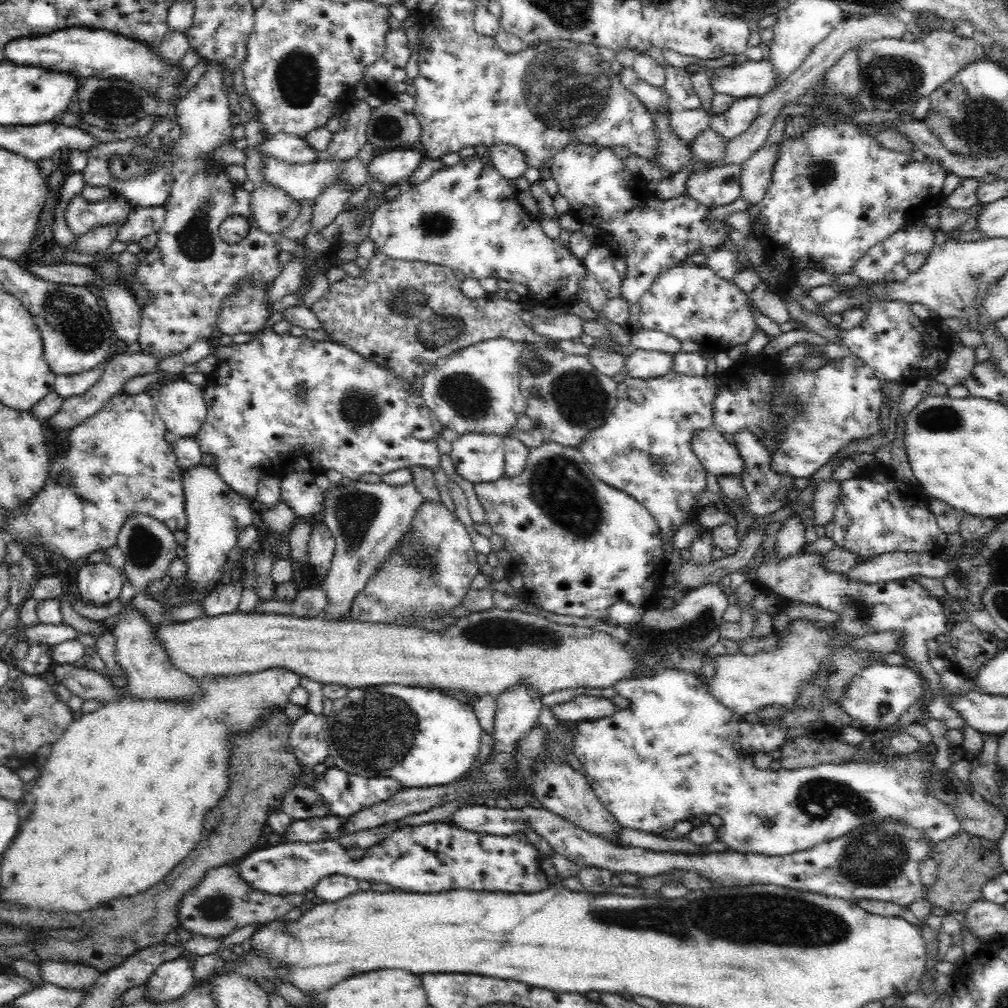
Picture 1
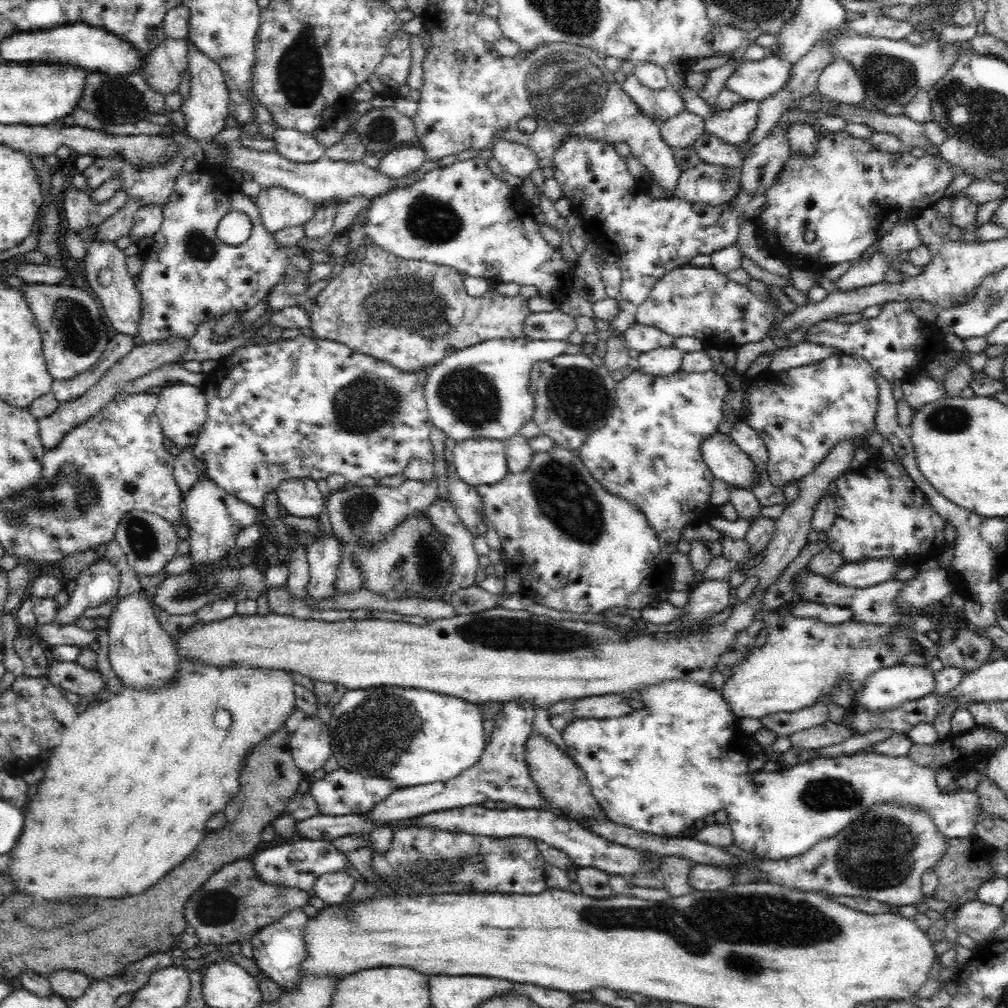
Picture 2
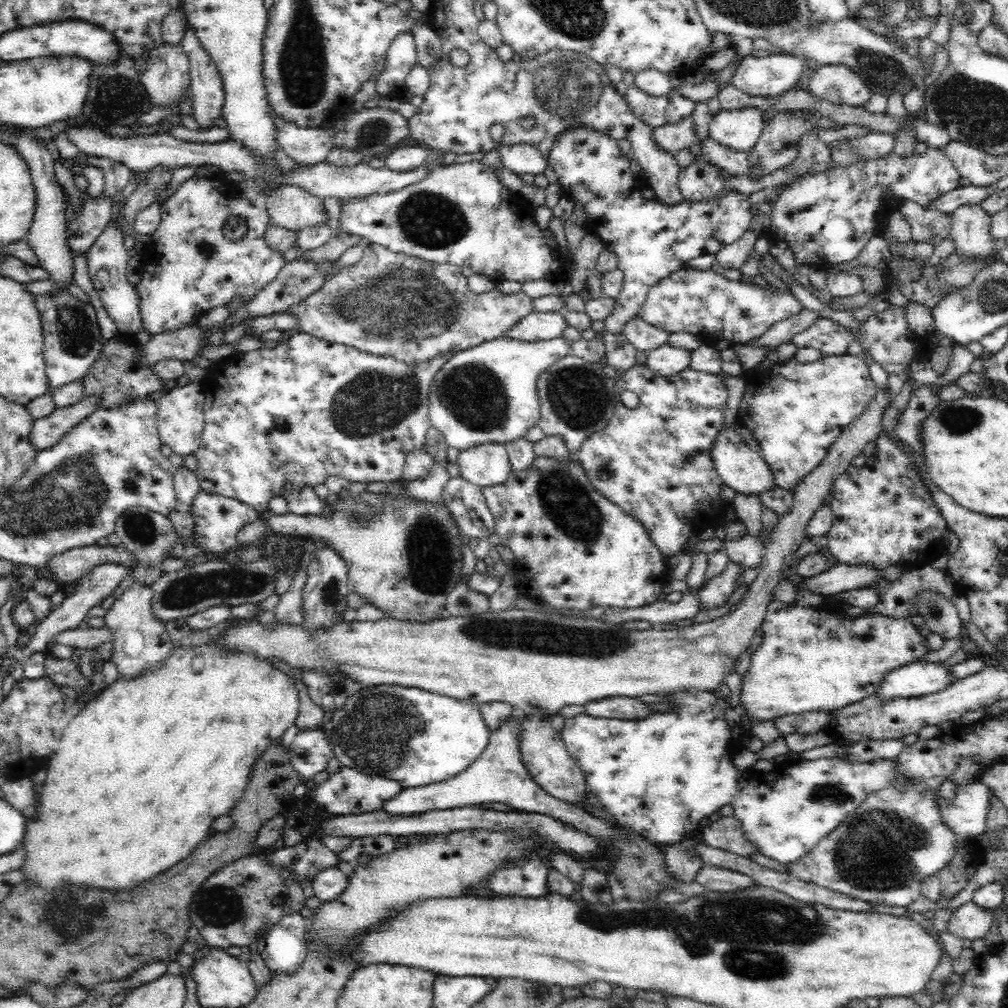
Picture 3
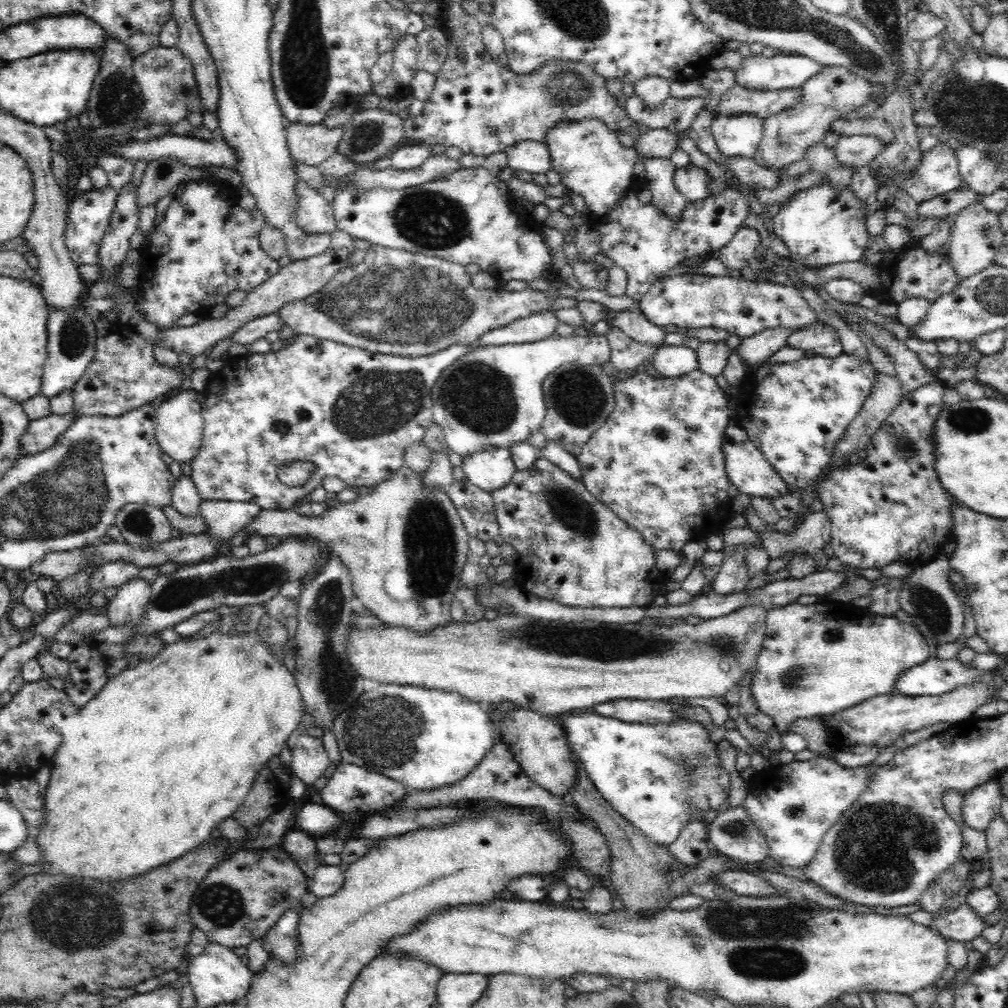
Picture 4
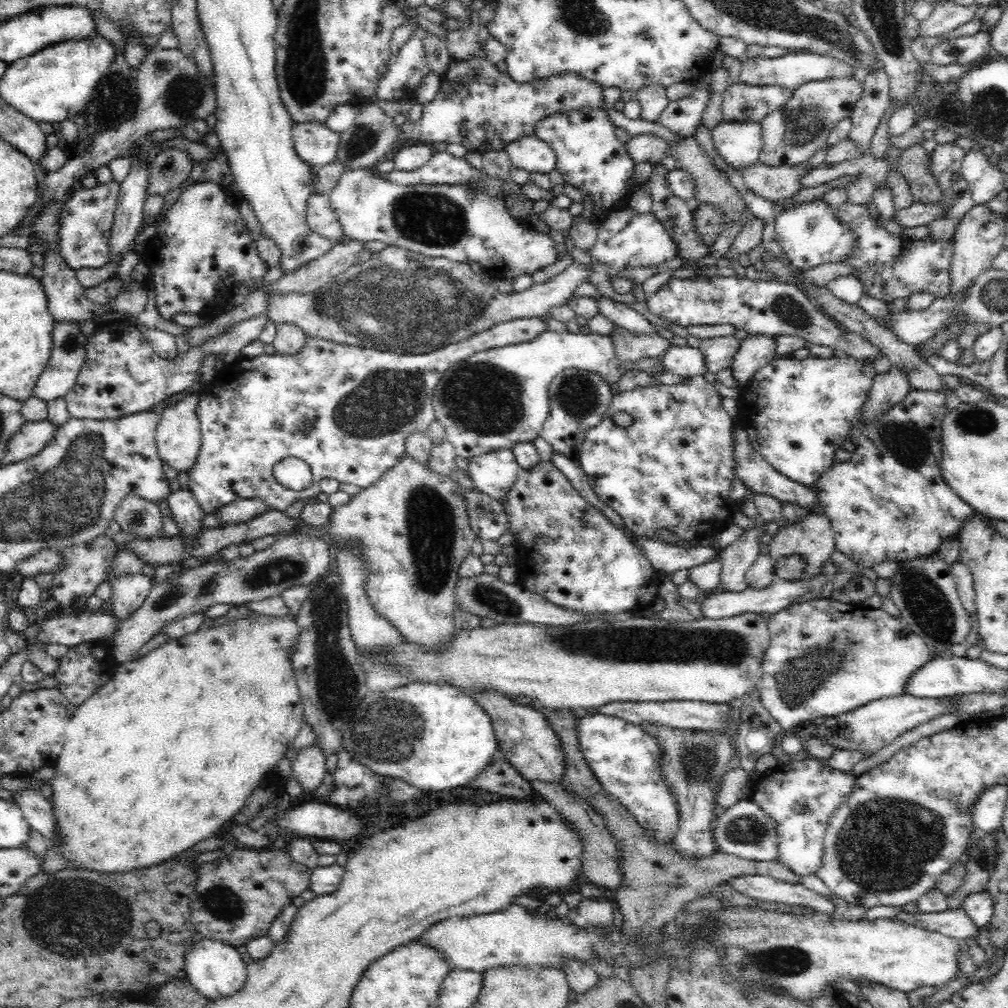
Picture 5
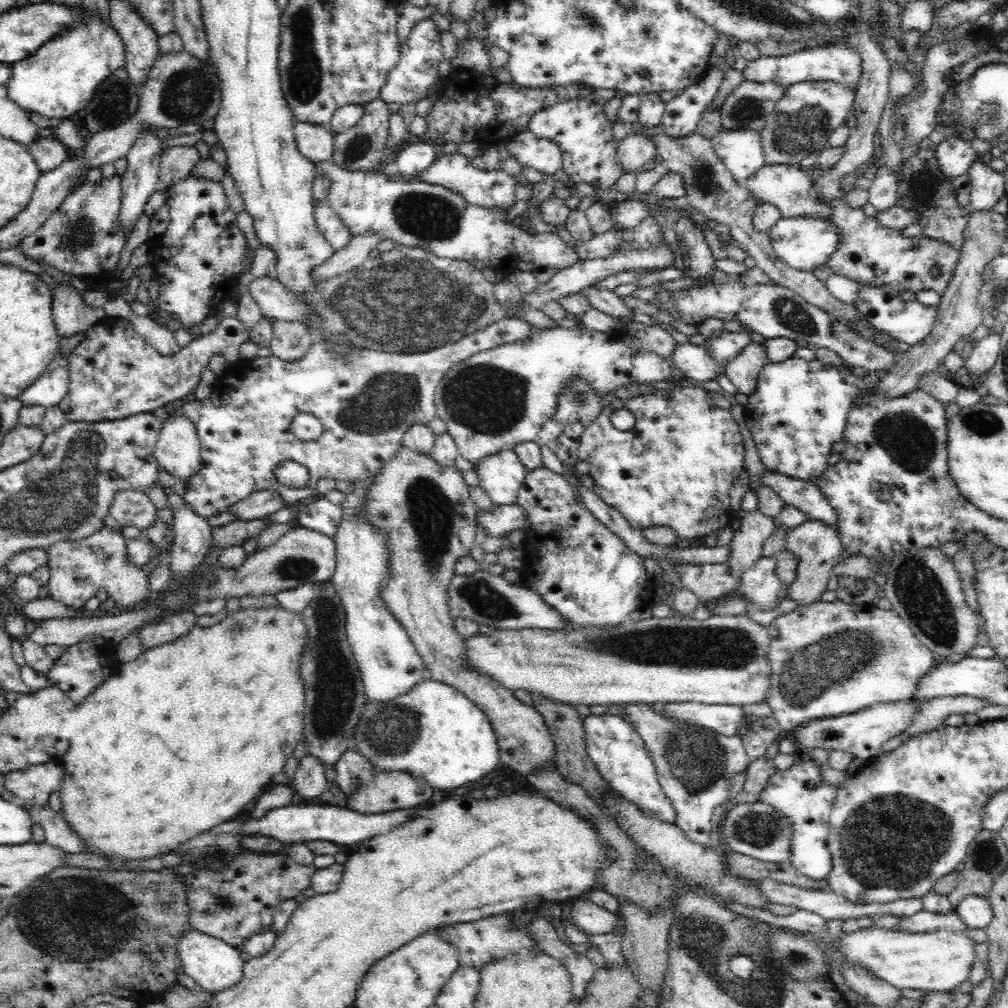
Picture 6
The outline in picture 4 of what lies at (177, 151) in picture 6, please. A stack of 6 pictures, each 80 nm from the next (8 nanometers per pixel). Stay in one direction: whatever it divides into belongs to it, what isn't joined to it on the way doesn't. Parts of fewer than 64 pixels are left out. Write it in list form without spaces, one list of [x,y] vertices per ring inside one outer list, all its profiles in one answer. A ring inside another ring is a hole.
[[[161,158],[149,162],[134,192],[138,210],[156,204],[180,180],[186,178],[185,182],[188,182],[190,178],[194,178],[194,174],[196,172],[192,172],[191,167],[182,165],[176,159]]]

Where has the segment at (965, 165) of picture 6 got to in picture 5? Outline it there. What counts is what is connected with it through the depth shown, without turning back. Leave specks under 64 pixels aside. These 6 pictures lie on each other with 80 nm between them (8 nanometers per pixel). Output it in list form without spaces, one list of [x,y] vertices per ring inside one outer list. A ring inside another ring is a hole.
[[[955,143],[938,144],[929,154],[928,169],[930,177],[936,179],[940,191],[949,193],[949,190],[962,179],[961,166],[965,150]]]

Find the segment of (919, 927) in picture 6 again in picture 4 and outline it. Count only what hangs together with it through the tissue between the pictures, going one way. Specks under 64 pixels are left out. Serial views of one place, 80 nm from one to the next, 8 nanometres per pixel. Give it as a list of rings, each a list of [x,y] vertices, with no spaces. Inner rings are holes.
[[[965,903],[944,916],[935,916],[931,929],[942,938],[964,943],[981,936],[982,931],[987,928],[985,921]]]

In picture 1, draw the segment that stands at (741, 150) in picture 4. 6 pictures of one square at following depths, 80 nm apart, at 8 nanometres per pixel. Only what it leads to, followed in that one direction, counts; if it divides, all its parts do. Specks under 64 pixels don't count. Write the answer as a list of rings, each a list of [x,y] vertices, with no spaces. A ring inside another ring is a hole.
[[[760,97],[738,98],[730,104],[728,110],[710,118],[709,128],[723,136],[727,141],[745,133],[758,116]]]

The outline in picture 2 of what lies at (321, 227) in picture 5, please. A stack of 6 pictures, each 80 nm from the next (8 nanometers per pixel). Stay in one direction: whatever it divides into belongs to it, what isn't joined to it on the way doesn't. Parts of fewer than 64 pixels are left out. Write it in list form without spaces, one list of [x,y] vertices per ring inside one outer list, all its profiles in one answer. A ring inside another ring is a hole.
[[[282,187],[261,188],[253,198],[265,230],[274,234],[287,227],[304,225],[318,205]]]

